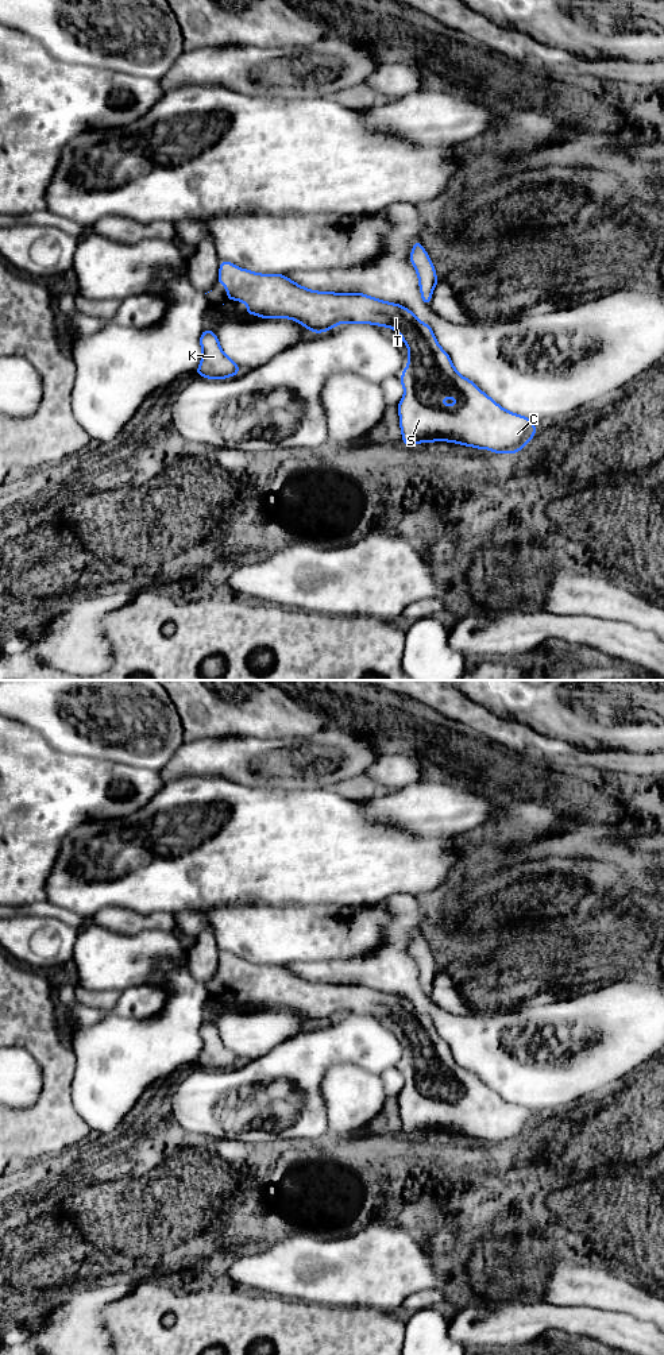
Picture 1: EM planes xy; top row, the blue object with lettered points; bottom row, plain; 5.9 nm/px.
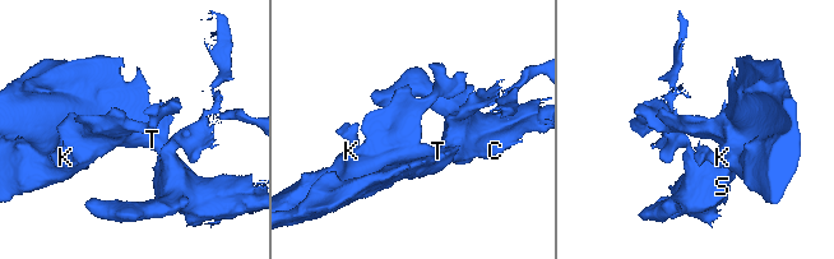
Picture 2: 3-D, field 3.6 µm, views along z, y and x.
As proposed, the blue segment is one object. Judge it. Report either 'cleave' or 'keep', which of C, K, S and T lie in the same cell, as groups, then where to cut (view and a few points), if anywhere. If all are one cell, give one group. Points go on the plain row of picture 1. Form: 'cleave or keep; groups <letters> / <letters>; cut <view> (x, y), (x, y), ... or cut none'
keep; groups C K S T; cut none

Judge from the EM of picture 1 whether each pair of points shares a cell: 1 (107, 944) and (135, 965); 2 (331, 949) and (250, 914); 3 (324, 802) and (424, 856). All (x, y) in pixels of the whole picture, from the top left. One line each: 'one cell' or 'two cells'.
1: one cell
2: one cell
3: one cell

